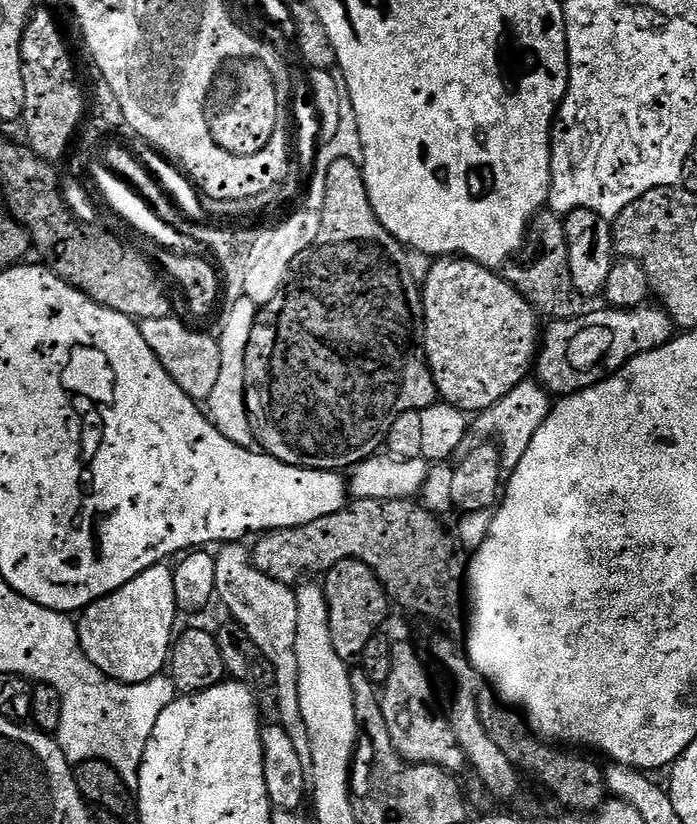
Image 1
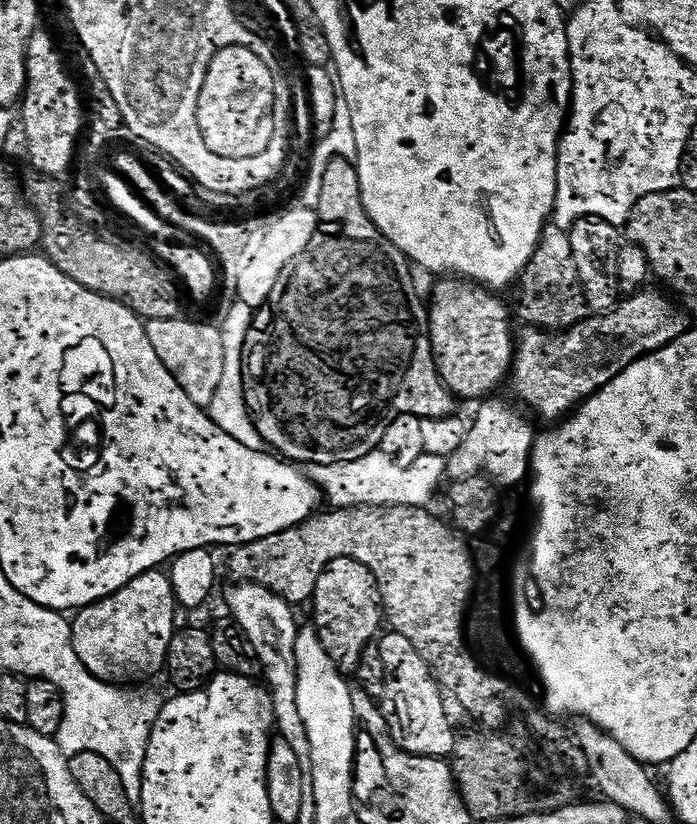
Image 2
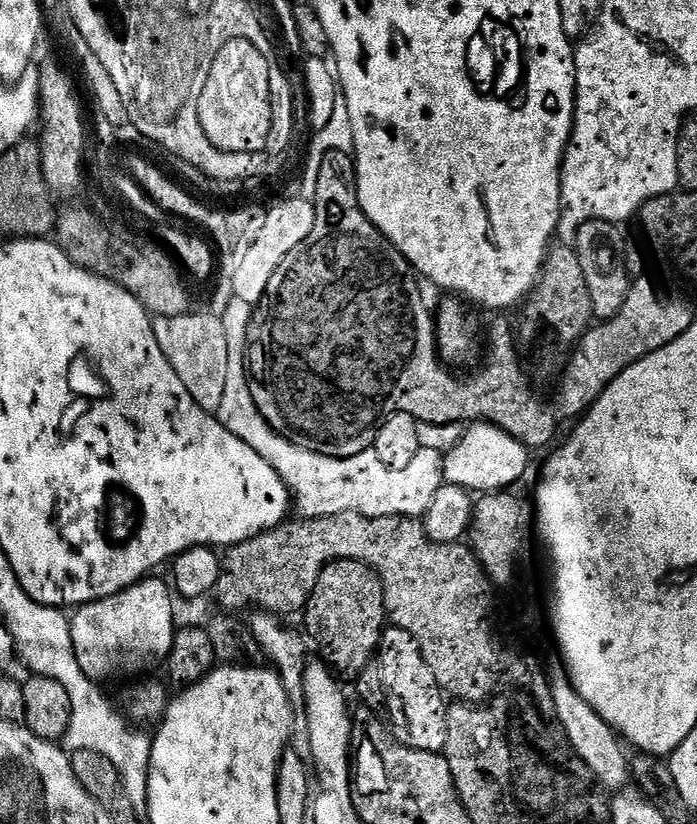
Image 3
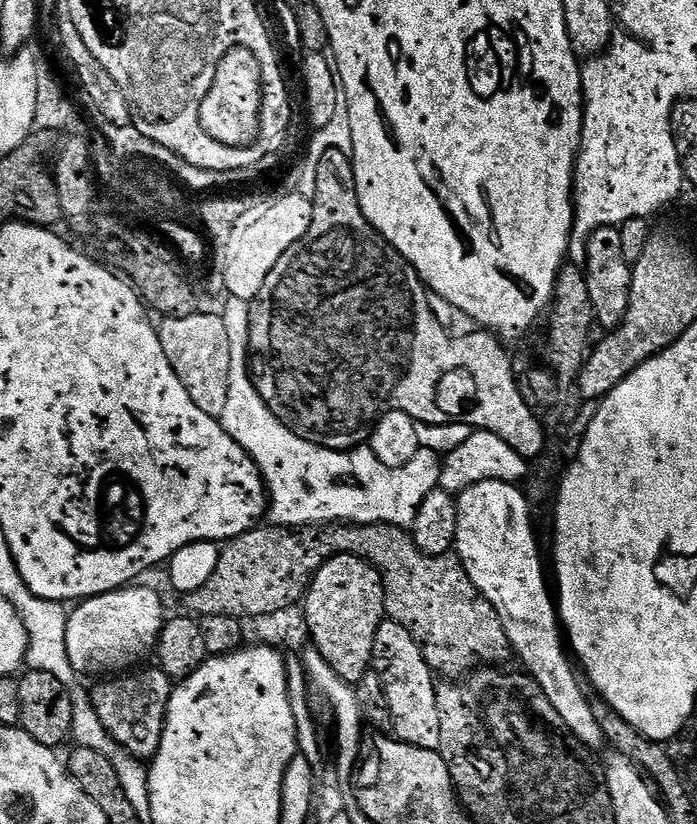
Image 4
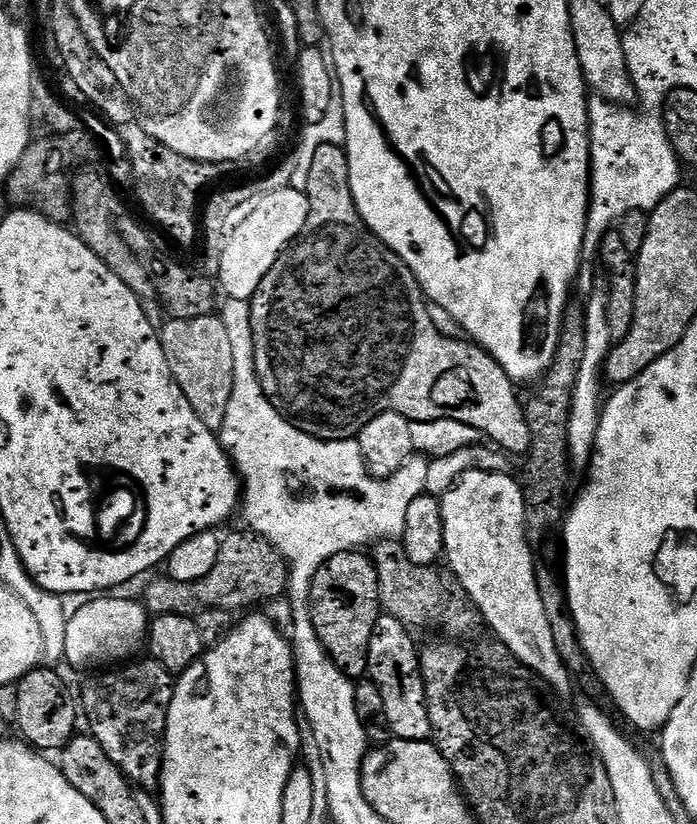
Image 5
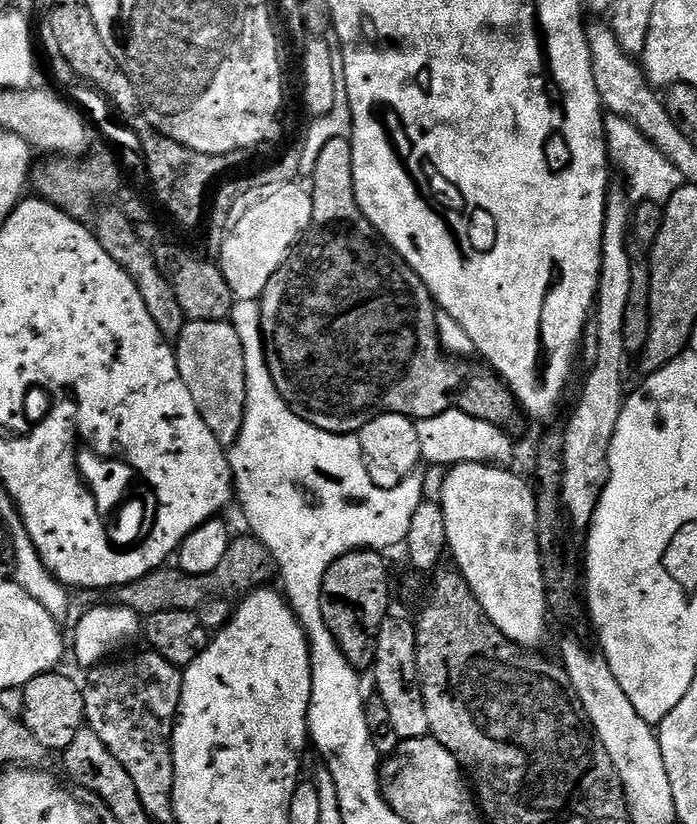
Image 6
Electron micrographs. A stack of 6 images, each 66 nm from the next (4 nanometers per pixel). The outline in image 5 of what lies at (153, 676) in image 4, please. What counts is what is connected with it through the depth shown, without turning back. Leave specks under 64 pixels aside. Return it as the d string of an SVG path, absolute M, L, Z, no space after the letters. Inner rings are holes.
M151 658L139 660L93 675L96 677L84 688L82 712L88 715L88 724L92 727L89 728L90 735L99 742L102 750L106 750L110 762L117 764L133 785L141 784L144 790L152 790L157 787L160 770L164 766L164 731L176 686L173 673L165 670L159 662Z

